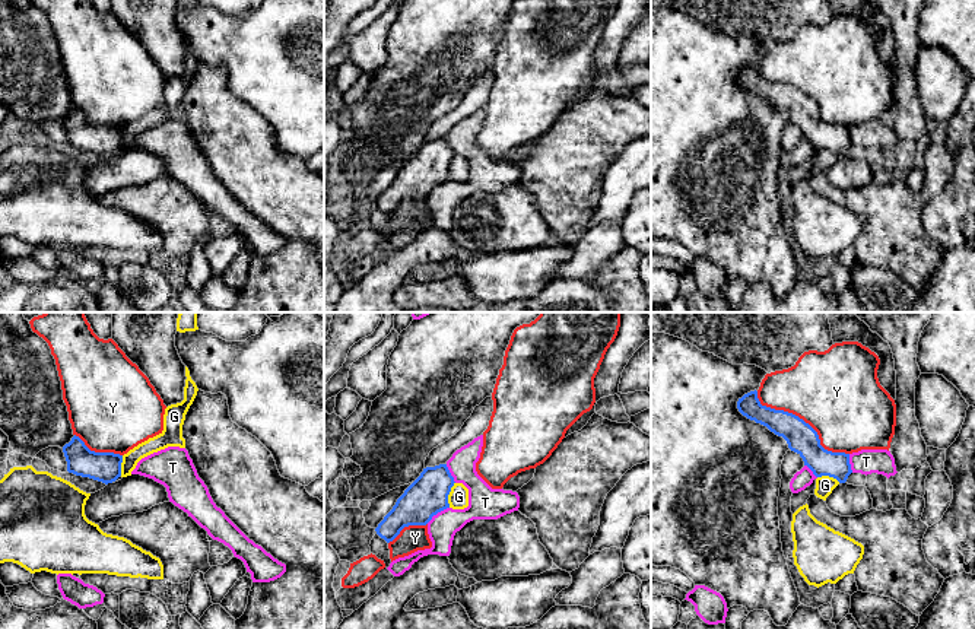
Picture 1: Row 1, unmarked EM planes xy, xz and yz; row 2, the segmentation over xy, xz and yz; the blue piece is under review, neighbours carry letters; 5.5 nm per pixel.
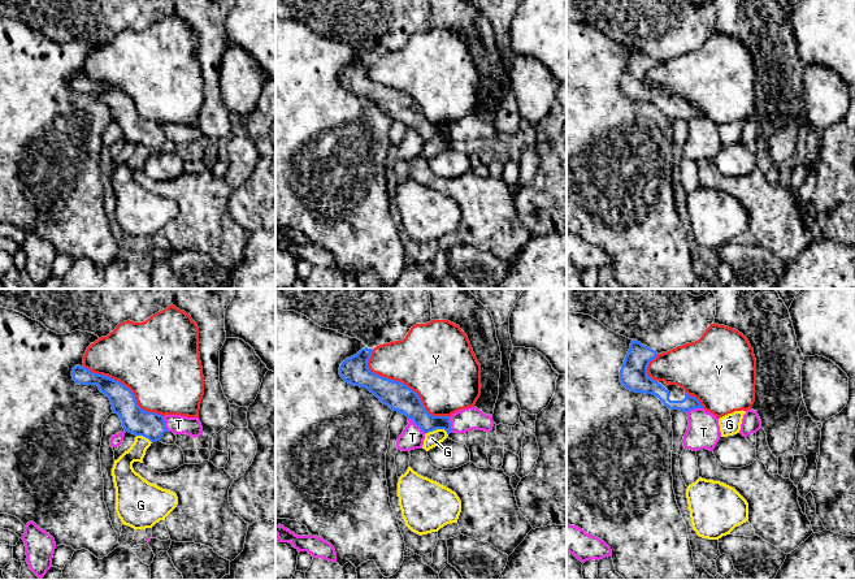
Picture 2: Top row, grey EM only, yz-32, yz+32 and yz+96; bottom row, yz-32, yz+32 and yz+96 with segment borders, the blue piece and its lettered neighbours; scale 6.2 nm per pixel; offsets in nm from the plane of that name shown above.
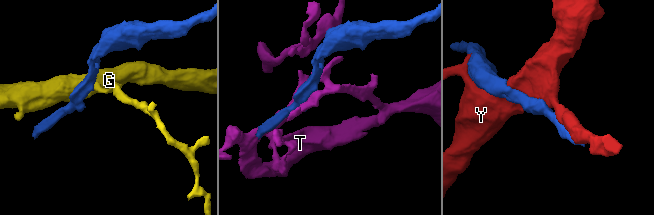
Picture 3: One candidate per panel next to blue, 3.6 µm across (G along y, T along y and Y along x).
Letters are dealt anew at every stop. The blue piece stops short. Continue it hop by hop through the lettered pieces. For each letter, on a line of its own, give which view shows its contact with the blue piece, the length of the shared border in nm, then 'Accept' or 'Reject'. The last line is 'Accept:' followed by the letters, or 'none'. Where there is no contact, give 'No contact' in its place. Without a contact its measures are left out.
G: Touches blue in xz. Shared border 150 nm. Reject
T: Touches blue in xz. Shared border 160 nm. Reject
Y: Touches blue in yz. Shared border 600 nm. Reject
Accept: none

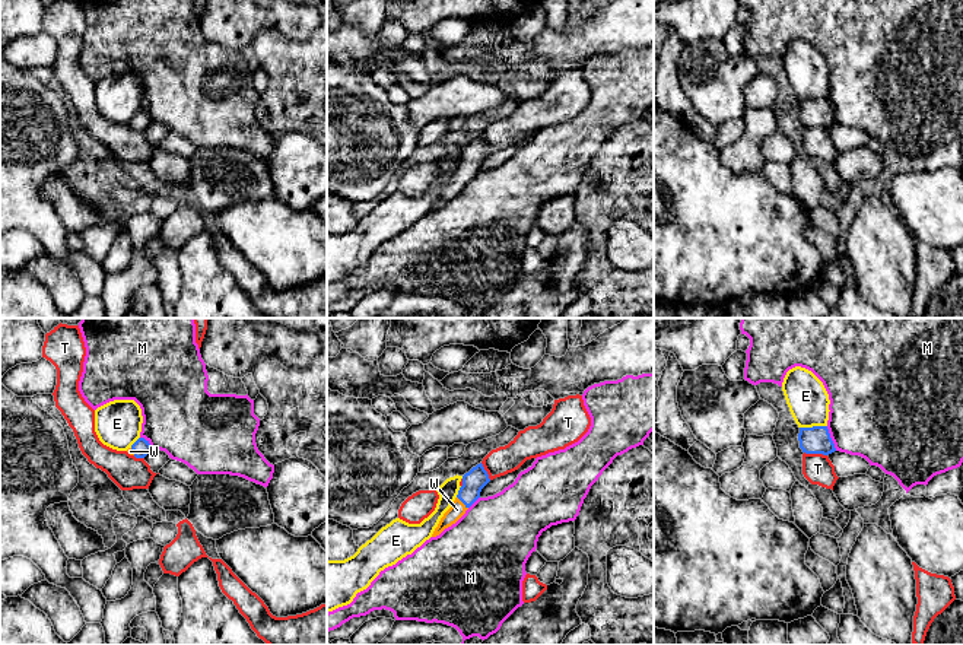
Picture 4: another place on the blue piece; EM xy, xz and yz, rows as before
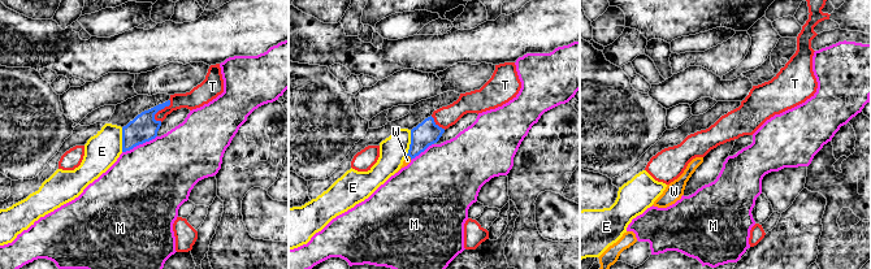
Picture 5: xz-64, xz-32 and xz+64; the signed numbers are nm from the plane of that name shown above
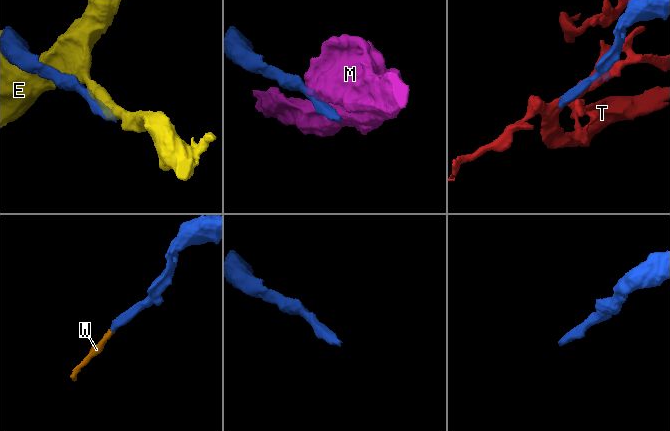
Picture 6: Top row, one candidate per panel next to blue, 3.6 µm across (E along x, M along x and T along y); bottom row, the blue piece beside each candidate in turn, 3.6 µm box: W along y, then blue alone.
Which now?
E: Touches blue in yz. Shared border 150 nm. Reject
M: Touches blue in yz. Shared border 150 nm. Reject
T: Touches blue in yz. Shared border 130 nm. Reject
W: Touches blue in xz. Shared border 90 nm. Accept
Accept: W

